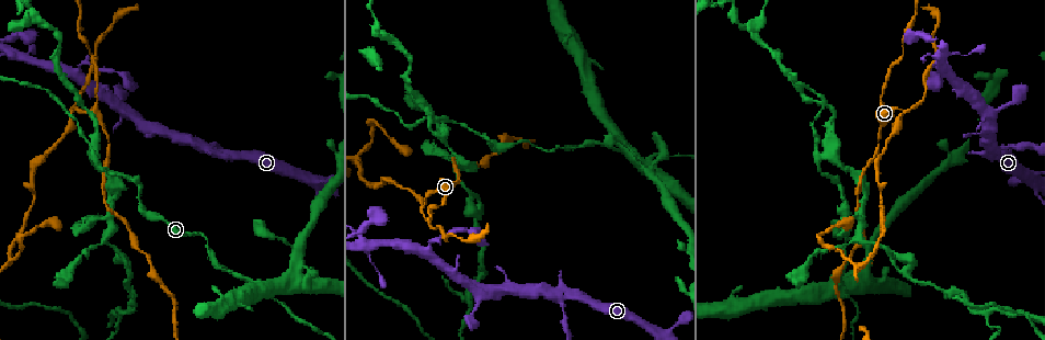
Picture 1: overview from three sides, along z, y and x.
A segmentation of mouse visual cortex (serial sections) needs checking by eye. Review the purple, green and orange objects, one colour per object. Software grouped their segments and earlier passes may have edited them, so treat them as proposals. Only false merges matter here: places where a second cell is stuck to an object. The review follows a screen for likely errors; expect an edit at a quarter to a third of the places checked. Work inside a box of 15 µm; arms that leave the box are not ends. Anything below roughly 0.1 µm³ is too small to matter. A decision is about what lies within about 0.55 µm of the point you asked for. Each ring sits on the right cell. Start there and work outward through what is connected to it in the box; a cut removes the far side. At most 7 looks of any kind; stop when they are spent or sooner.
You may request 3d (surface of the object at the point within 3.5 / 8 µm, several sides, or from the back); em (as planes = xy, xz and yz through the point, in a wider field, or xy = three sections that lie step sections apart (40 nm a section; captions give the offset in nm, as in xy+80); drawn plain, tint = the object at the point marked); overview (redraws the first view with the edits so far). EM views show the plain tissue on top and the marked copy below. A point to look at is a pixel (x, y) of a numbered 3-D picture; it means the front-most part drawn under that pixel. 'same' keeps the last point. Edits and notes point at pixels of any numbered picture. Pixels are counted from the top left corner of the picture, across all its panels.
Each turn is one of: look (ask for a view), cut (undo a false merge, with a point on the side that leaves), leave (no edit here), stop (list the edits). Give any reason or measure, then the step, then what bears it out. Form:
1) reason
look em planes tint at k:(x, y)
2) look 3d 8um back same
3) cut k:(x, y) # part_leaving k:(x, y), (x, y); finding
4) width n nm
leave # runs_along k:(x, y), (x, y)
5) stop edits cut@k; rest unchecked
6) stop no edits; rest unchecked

sharp bend
look 3d 3.5um at 1:(553, 149)

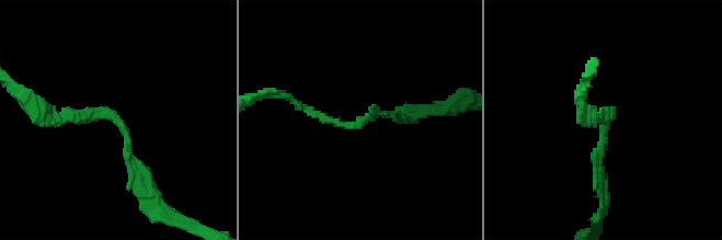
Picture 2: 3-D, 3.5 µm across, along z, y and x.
arm_widths 100, 100 nm; now the EM
look em xy step 1 tint at 2:(110, 118)

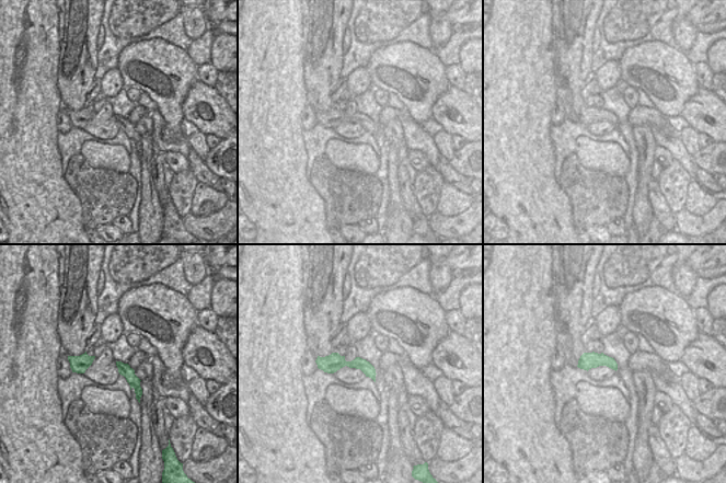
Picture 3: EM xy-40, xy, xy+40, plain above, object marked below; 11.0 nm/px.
leave # all the same cell

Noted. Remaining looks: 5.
small branch off a trunk
look 3d 3.5um at 1:(840, 287)

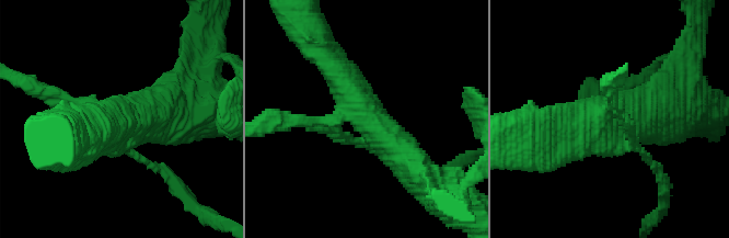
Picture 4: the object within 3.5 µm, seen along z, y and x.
cut 4:(369, 106) # part_leaving 4:(292, 121), (356, 110), (383, 135); two cells meet here

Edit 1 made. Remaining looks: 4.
look 3d 3.5um at 1:(92, 156)

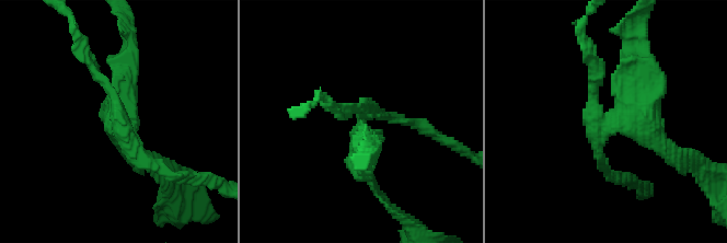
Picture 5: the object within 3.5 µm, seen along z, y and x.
look em xy step 5 tint at 5:(118, 124)

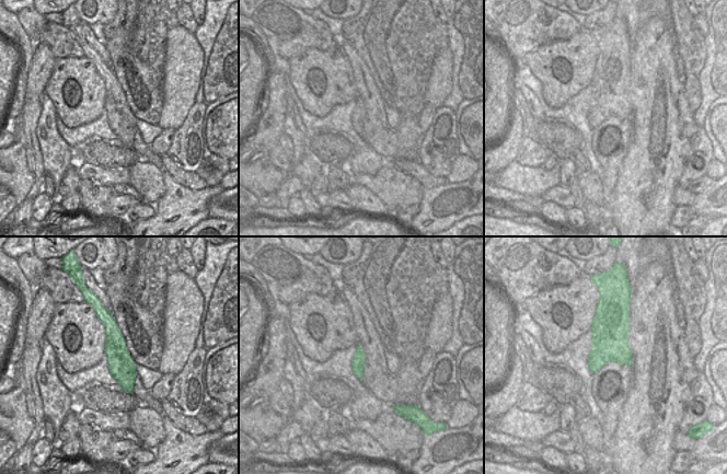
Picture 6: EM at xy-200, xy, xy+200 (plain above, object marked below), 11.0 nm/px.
look em xy step 1 tint same

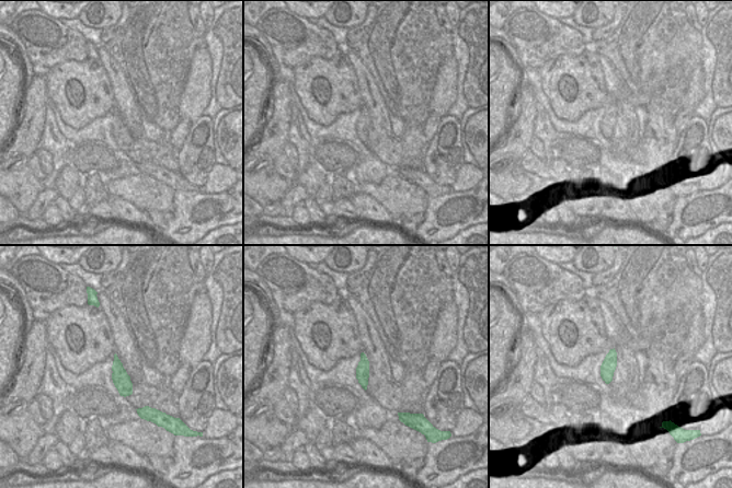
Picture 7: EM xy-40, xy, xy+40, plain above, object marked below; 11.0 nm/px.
width 140 nm
cut 5:(122, 79) # part_leaving 5:(607, 123), (641, 119), (693, 155); two cells meet here

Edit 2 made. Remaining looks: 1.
stop edits cut@4, cut@5; rest unchecked

